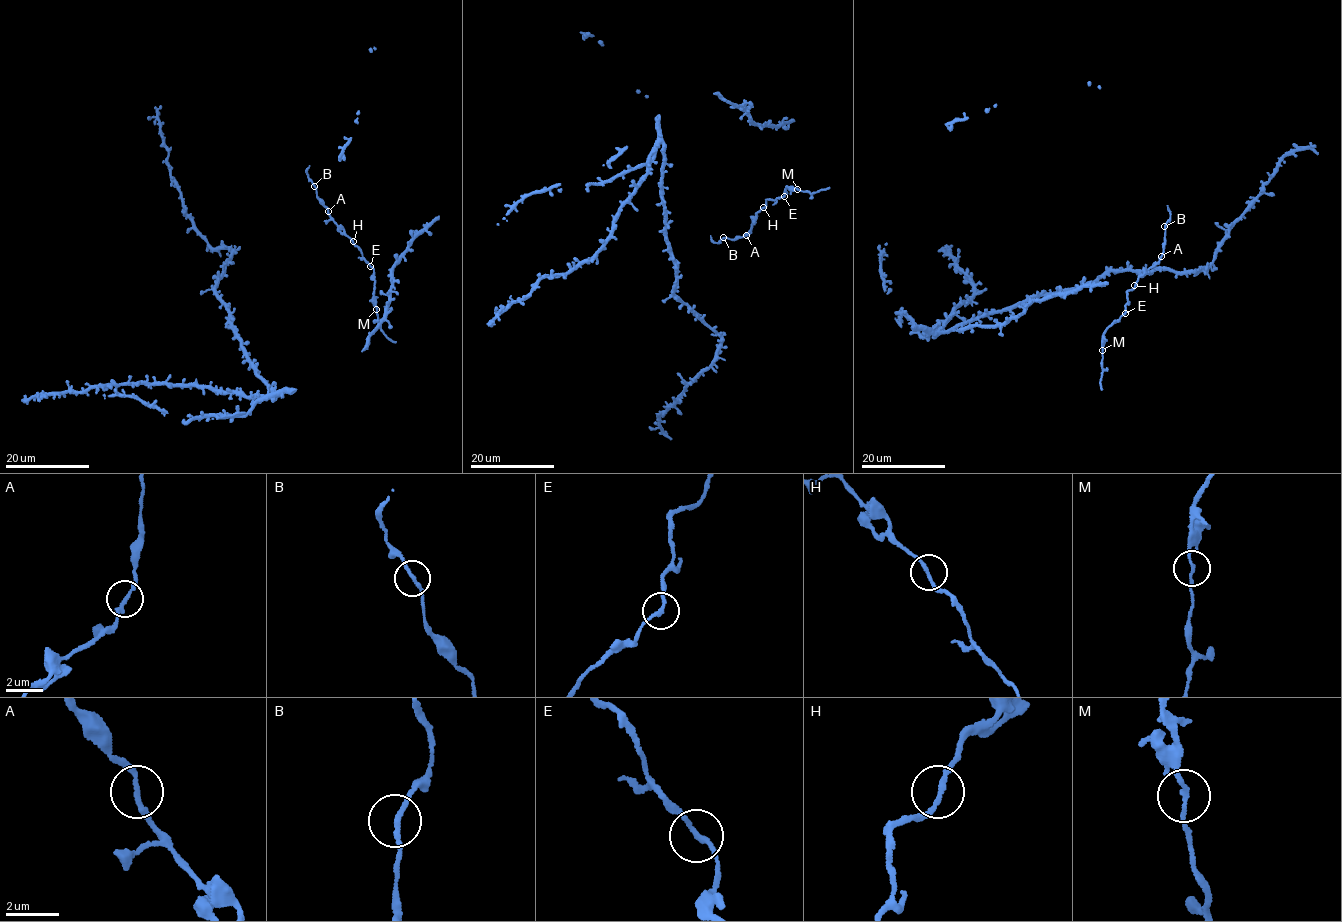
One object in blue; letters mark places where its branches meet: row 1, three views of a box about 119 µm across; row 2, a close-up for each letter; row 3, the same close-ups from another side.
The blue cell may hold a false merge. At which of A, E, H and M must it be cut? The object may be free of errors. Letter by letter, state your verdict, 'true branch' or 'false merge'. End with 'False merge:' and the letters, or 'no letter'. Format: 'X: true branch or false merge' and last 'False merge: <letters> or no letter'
A: true branch
E: true branch
H: true branch
M: true branch
False merge: no letter

